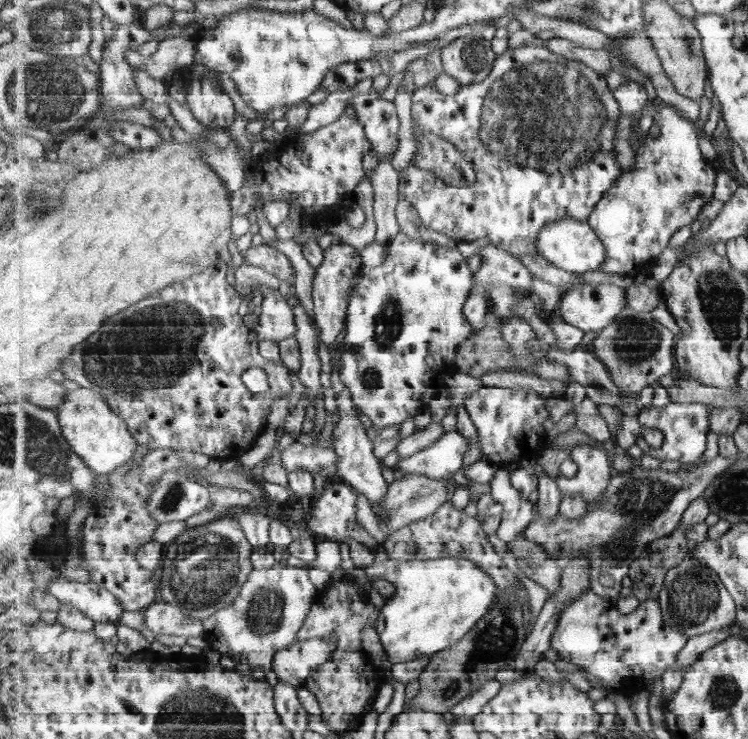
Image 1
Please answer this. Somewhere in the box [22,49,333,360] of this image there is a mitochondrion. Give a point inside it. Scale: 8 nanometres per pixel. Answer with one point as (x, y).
(32, 199)

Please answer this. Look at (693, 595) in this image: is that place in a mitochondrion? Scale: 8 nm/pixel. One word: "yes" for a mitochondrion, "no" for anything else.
yes

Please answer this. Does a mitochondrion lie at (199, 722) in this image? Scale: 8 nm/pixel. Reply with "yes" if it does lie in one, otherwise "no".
yes

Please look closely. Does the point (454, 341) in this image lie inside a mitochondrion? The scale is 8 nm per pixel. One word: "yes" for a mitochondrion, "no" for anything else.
no

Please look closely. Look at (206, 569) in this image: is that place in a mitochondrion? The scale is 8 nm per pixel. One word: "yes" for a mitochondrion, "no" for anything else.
yes

